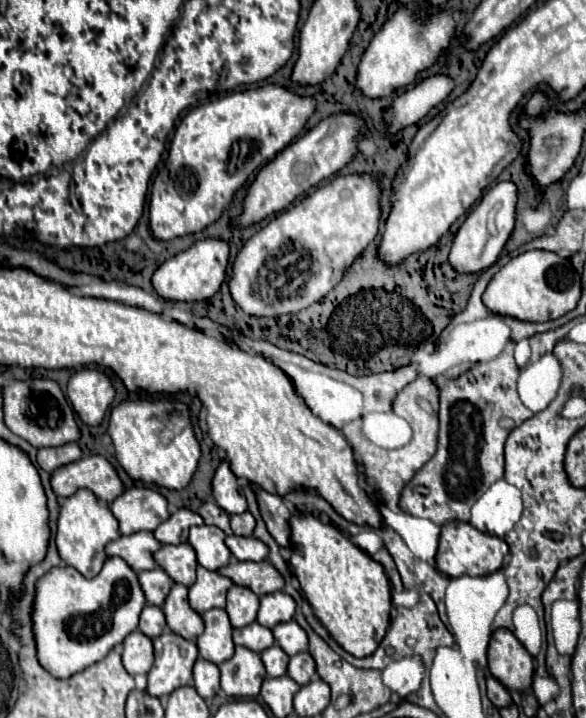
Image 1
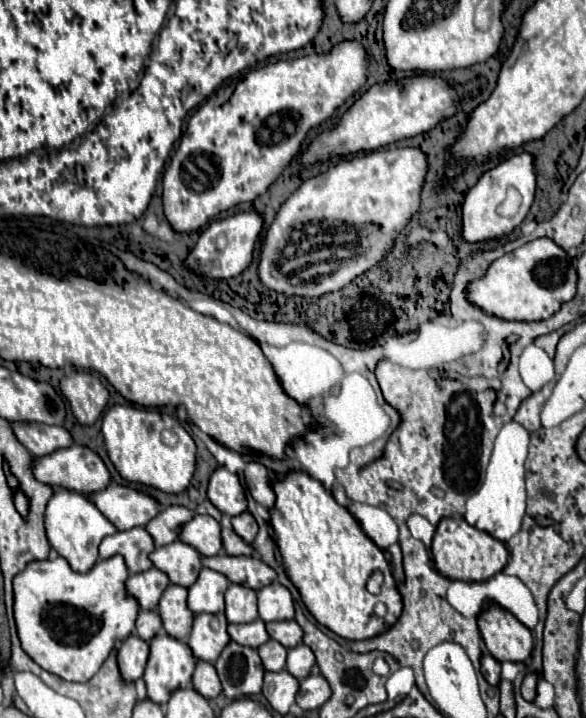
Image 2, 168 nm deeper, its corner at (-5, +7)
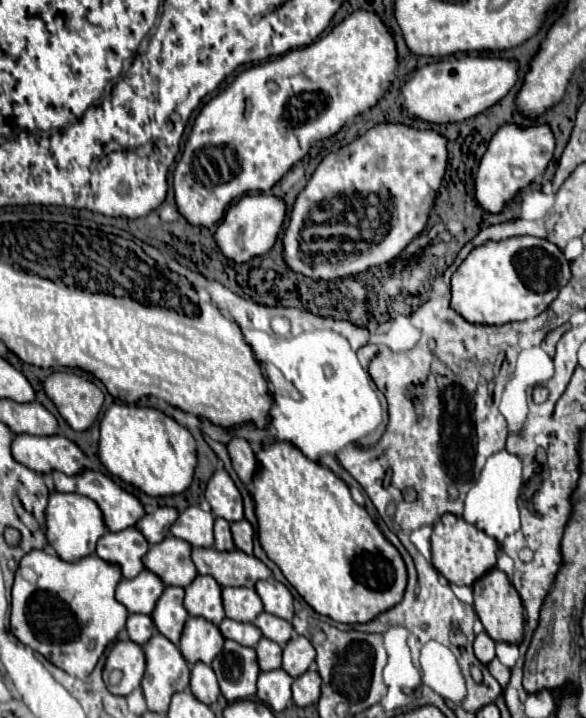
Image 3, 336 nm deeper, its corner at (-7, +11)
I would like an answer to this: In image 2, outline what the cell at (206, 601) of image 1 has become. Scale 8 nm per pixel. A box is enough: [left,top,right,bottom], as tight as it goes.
[187,568,229,614]

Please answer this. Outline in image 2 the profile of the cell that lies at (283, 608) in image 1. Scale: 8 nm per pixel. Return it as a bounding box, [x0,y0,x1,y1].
[257,582,295,622]

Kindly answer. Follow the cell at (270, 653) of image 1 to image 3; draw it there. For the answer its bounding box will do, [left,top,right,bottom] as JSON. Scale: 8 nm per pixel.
[257,638,283,670]

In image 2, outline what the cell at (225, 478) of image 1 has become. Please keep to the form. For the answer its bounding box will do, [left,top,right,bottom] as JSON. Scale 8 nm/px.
[207,466,247,516]

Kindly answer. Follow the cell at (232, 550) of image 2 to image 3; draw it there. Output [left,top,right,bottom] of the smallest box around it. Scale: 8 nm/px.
[215,518,235,550]

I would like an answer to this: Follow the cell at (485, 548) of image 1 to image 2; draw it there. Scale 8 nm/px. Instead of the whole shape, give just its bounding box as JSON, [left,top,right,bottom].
[431,518,509,580]

